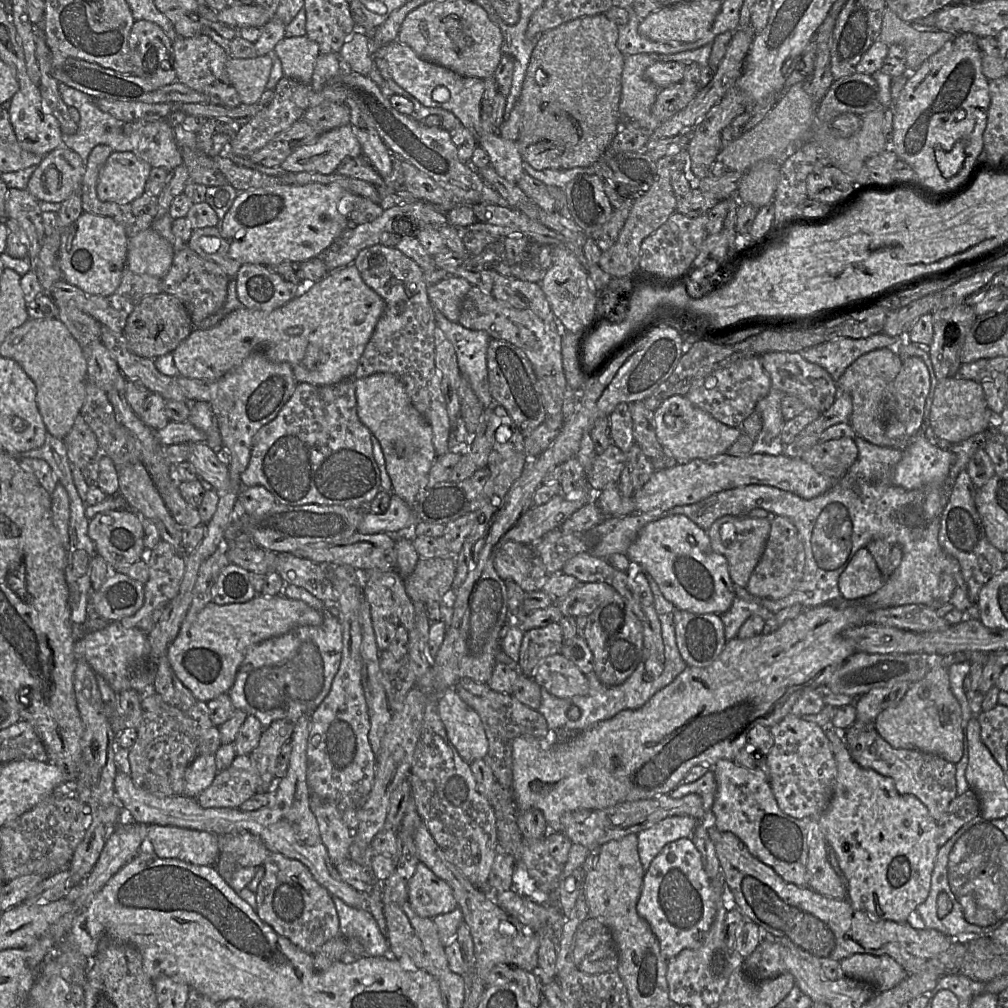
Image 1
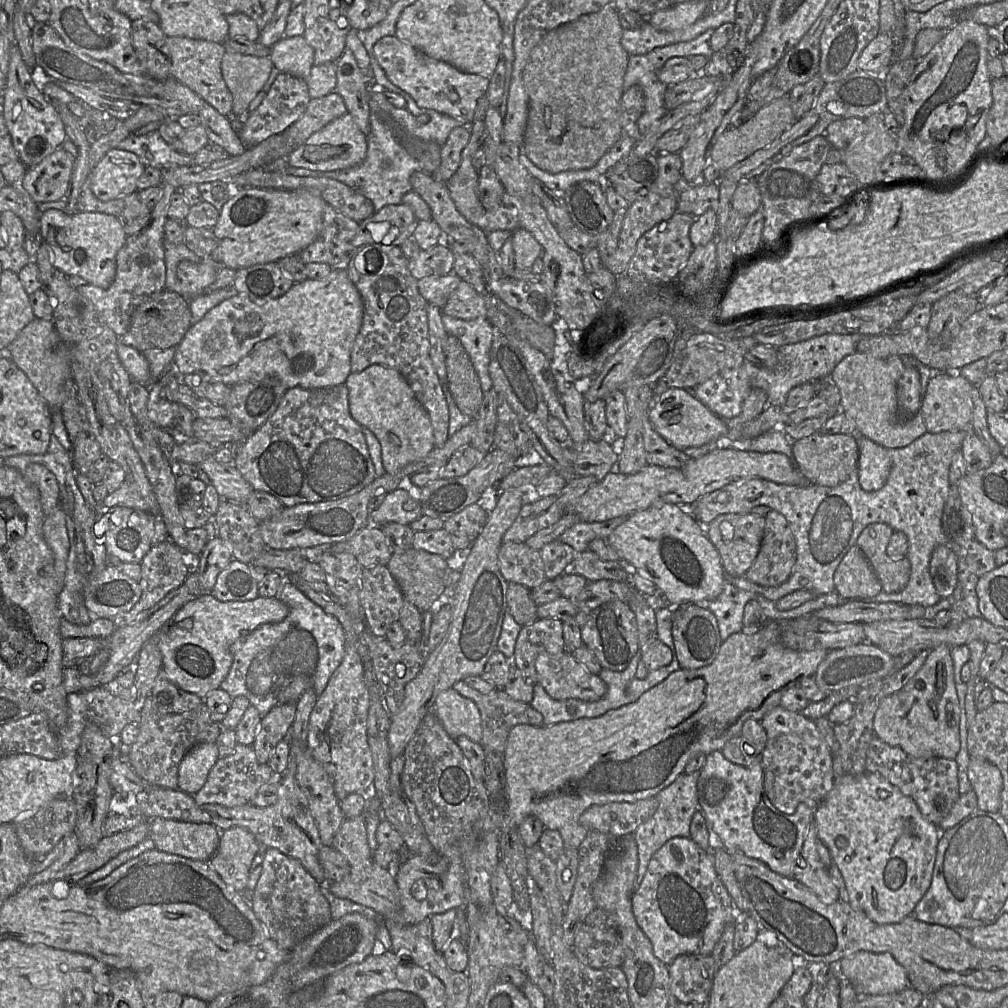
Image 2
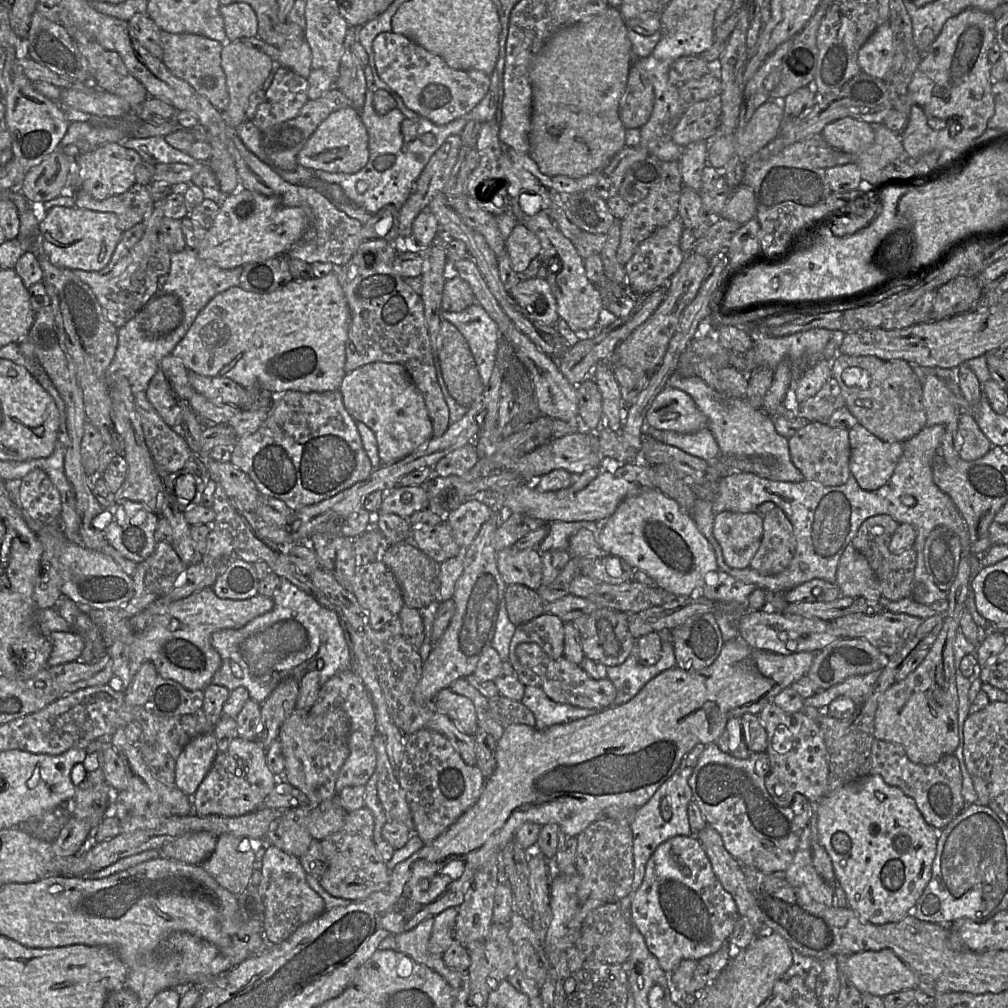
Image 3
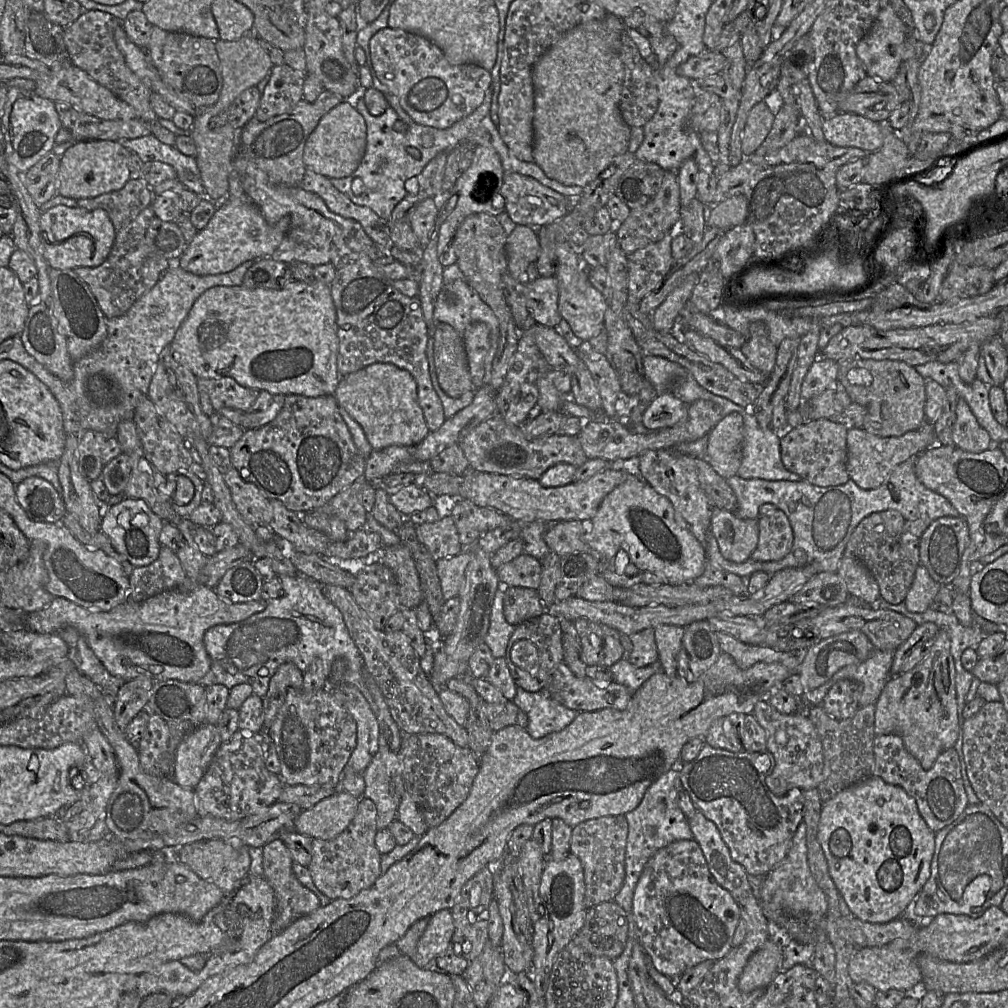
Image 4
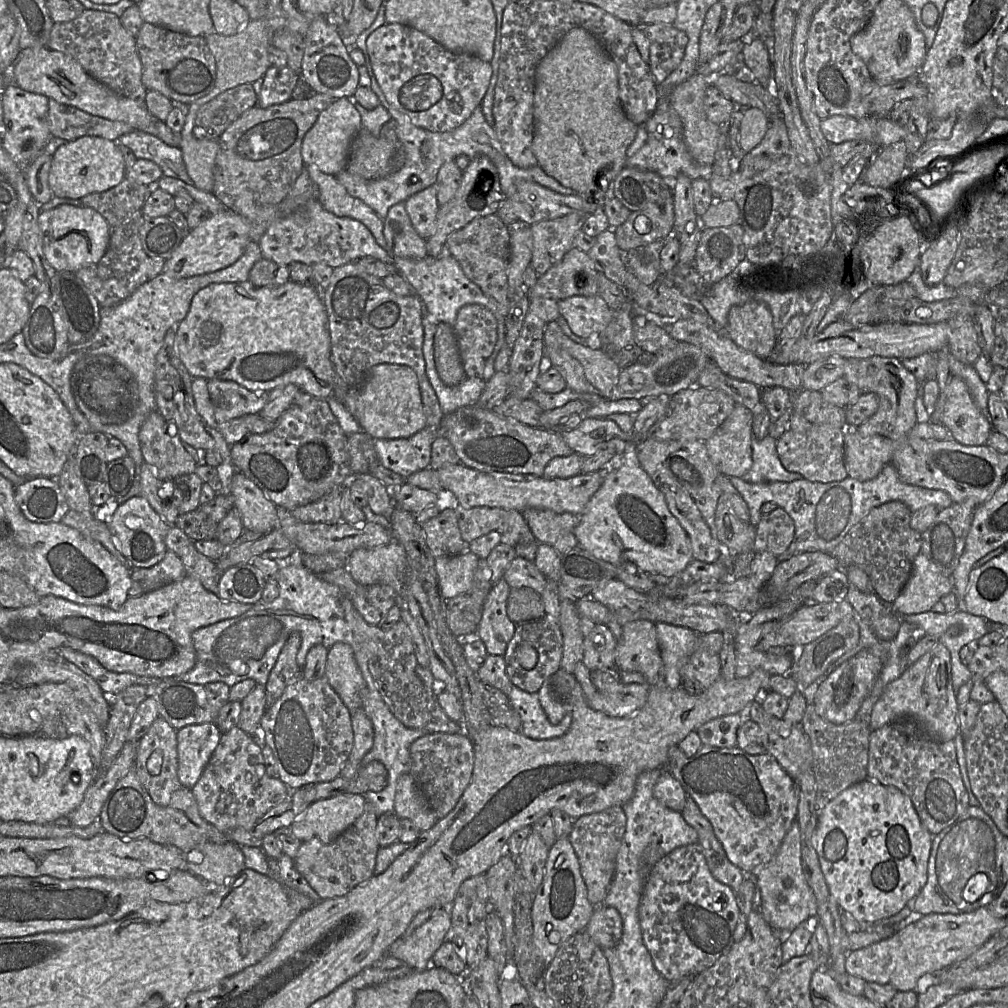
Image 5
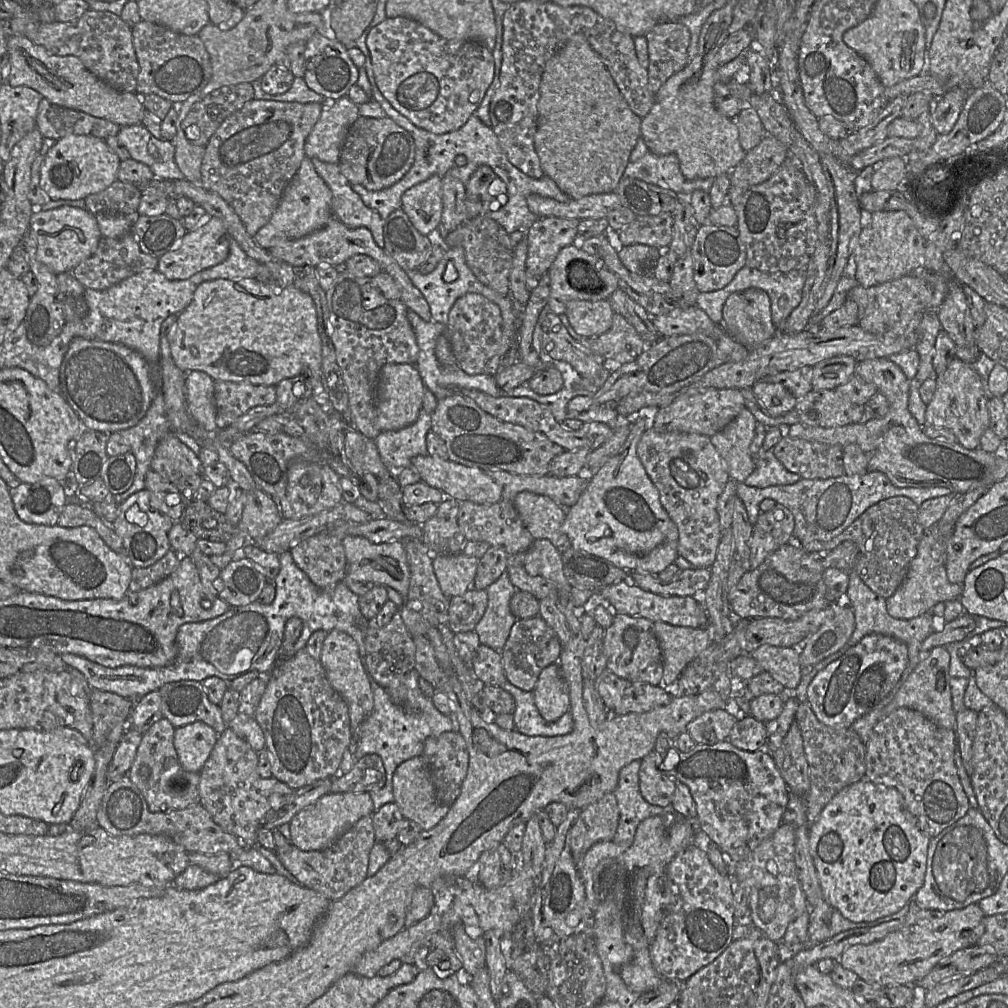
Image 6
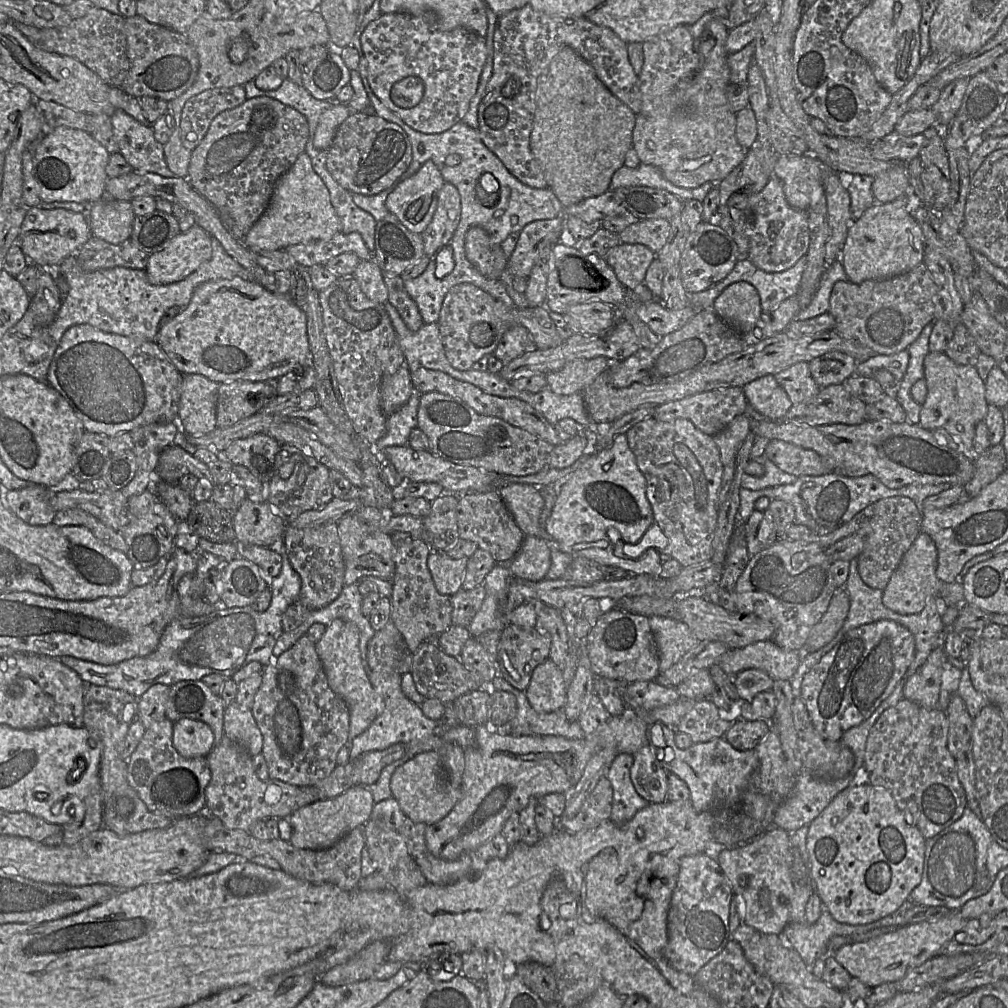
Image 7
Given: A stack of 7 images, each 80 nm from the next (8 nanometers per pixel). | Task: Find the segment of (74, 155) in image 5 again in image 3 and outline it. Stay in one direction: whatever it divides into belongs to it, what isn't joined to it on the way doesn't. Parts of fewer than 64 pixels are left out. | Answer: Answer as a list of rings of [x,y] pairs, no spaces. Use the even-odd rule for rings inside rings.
[[[106,143],[87,152],[80,152],[74,159],[79,164],[80,189],[87,191],[93,198],[104,200],[129,190],[135,183],[135,168],[142,162],[140,155],[131,149],[124,148],[118,143]]]

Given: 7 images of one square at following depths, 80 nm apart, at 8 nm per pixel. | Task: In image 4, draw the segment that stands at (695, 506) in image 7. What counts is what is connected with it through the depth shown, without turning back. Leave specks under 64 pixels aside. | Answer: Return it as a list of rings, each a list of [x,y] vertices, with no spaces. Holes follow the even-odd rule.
[[[672,449],[645,450],[639,454],[638,474],[660,495],[665,496],[673,505],[676,522],[688,529],[700,544],[706,548],[706,537],[710,529],[711,503],[702,490],[696,472],[696,459],[685,454],[675,453]]]

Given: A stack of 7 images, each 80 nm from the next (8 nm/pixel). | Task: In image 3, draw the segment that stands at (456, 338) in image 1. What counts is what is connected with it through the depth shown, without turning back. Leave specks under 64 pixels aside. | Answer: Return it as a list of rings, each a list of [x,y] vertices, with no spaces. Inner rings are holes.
[[[475,301],[461,312],[442,309],[441,318],[453,324],[467,341],[481,381],[487,386],[495,365],[500,331],[482,305]]]

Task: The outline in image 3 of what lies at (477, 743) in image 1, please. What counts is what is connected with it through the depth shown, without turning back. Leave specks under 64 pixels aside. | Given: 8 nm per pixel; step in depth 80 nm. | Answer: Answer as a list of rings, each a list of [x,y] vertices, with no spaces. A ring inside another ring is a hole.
[[[450,688],[439,691],[434,699],[435,706],[441,714],[446,715],[463,733],[474,736],[478,722],[473,702]]]

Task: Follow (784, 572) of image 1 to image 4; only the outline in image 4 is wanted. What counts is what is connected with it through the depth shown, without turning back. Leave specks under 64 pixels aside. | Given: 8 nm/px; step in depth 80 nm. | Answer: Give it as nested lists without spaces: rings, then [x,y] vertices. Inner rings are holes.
[[[779,509],[759,516],[758,543],[750,559],[771,562],[783,559],[792,549],[793,532],[786,515]]]

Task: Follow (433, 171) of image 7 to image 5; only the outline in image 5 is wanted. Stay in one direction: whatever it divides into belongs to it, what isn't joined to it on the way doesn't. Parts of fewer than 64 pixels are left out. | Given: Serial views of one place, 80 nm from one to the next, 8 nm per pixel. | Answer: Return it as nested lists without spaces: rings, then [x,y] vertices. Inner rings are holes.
[[[436,182],[405,200],[405,208],[412,226],[425,240],[435,232],[439,206]]]

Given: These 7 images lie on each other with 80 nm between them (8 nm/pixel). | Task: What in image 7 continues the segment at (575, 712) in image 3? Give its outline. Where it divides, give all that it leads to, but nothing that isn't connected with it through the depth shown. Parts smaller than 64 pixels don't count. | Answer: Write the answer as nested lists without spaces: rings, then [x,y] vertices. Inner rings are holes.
[[[500,676],[490,684],[490,688],[511,692],[515,695],[517,711],[509,723],[513,734],[526,736],[553,735],[570,739],[583,739],[585,737],[579,722],[570,722],[563,709],[551,713],[537,712],[530,705],[525,692],[514,688]]]

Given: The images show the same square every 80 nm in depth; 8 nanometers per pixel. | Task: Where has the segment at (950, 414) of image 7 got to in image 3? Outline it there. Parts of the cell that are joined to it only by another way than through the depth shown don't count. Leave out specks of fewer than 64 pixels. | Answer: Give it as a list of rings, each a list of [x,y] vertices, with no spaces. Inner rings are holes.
[[[963,409],[958,419],[958,435],[961,438],[960,458],[964,461],[981,458],[992,448],[974,417]]]

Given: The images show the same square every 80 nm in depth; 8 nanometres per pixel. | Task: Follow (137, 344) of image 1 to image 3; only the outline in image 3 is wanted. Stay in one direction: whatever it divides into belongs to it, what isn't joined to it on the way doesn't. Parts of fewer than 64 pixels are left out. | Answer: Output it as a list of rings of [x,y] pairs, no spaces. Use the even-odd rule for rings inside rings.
[[[157,294],[134,318],[147,336],[159,338],[178,328],[183,317],[183,307],[176,295]]]

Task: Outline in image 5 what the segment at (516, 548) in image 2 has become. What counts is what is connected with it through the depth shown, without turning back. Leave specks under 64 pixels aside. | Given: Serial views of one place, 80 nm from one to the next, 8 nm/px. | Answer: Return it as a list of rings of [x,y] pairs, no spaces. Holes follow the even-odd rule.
[[[516,557],[505,570],[503,577],[511,588],[531,588],[542,594],[547,580],[533,561]]]

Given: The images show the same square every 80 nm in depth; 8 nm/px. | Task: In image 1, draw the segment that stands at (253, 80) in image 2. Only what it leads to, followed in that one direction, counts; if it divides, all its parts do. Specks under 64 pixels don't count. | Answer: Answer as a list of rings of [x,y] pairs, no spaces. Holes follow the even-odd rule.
[[[271,54],[254,58],[229,58],[226,71],[242,104],[257,103],[266,90],[273,65]]]

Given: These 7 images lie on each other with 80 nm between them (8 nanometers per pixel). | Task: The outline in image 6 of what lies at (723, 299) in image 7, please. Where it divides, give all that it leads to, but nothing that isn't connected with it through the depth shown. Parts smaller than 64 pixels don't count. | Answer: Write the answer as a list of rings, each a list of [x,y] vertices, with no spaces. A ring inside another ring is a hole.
[[[761,289],[732,293],[723,306],[723,329],[738,343],[753,349],[776,335],[771,303]]]

